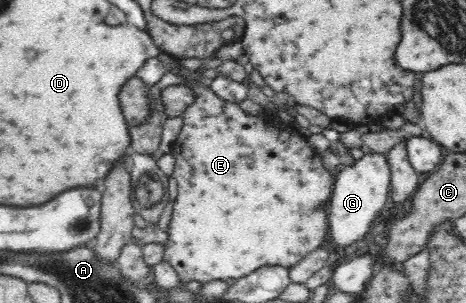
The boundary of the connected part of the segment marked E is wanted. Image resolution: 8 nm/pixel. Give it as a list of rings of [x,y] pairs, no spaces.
[[[165,51],[159,52],[156,57],[165,64],[168,73],[172,72],[172,74],[180,76],[182,85],[187,86],[193,92],[193,101],[181,112],[182,120],[184,121],[182,130],[180,130],[180,134],[172,142],[171,146],[170,153],[175,160],[172,177],[178,184],[178,196],[173,201],[172,218],[170,218],[168,230],[166,230],[168,238],[166,238],[164,244],[161,244],[164,247],[163,261],[168,262],[174,268],[174,272],[180,278],[180,282],[184,284],[194,280],[194,282],[206,284],[214,280],[239,279],[264,265],[282,265],[290,268],[304,260],[308,253],[314,252],[314,250],[322,246],[326,236],[328,236],[328,204],[331,201],[331,194],[335,185],[335,172],[324,168],[320,153],[309,145],[307,137],[303,136],[300,138],[300,136],[294,136],[290,132],[278,130],[276,125],[274,126],[268,122],[264,114],[251,115],[242,111],[238,104],[218,98],[213,94],[212,89],[209,87],[209,82],[202,75],[203,70],[188,69],[188,67],[178,63],[180,58],[175,58]]]

